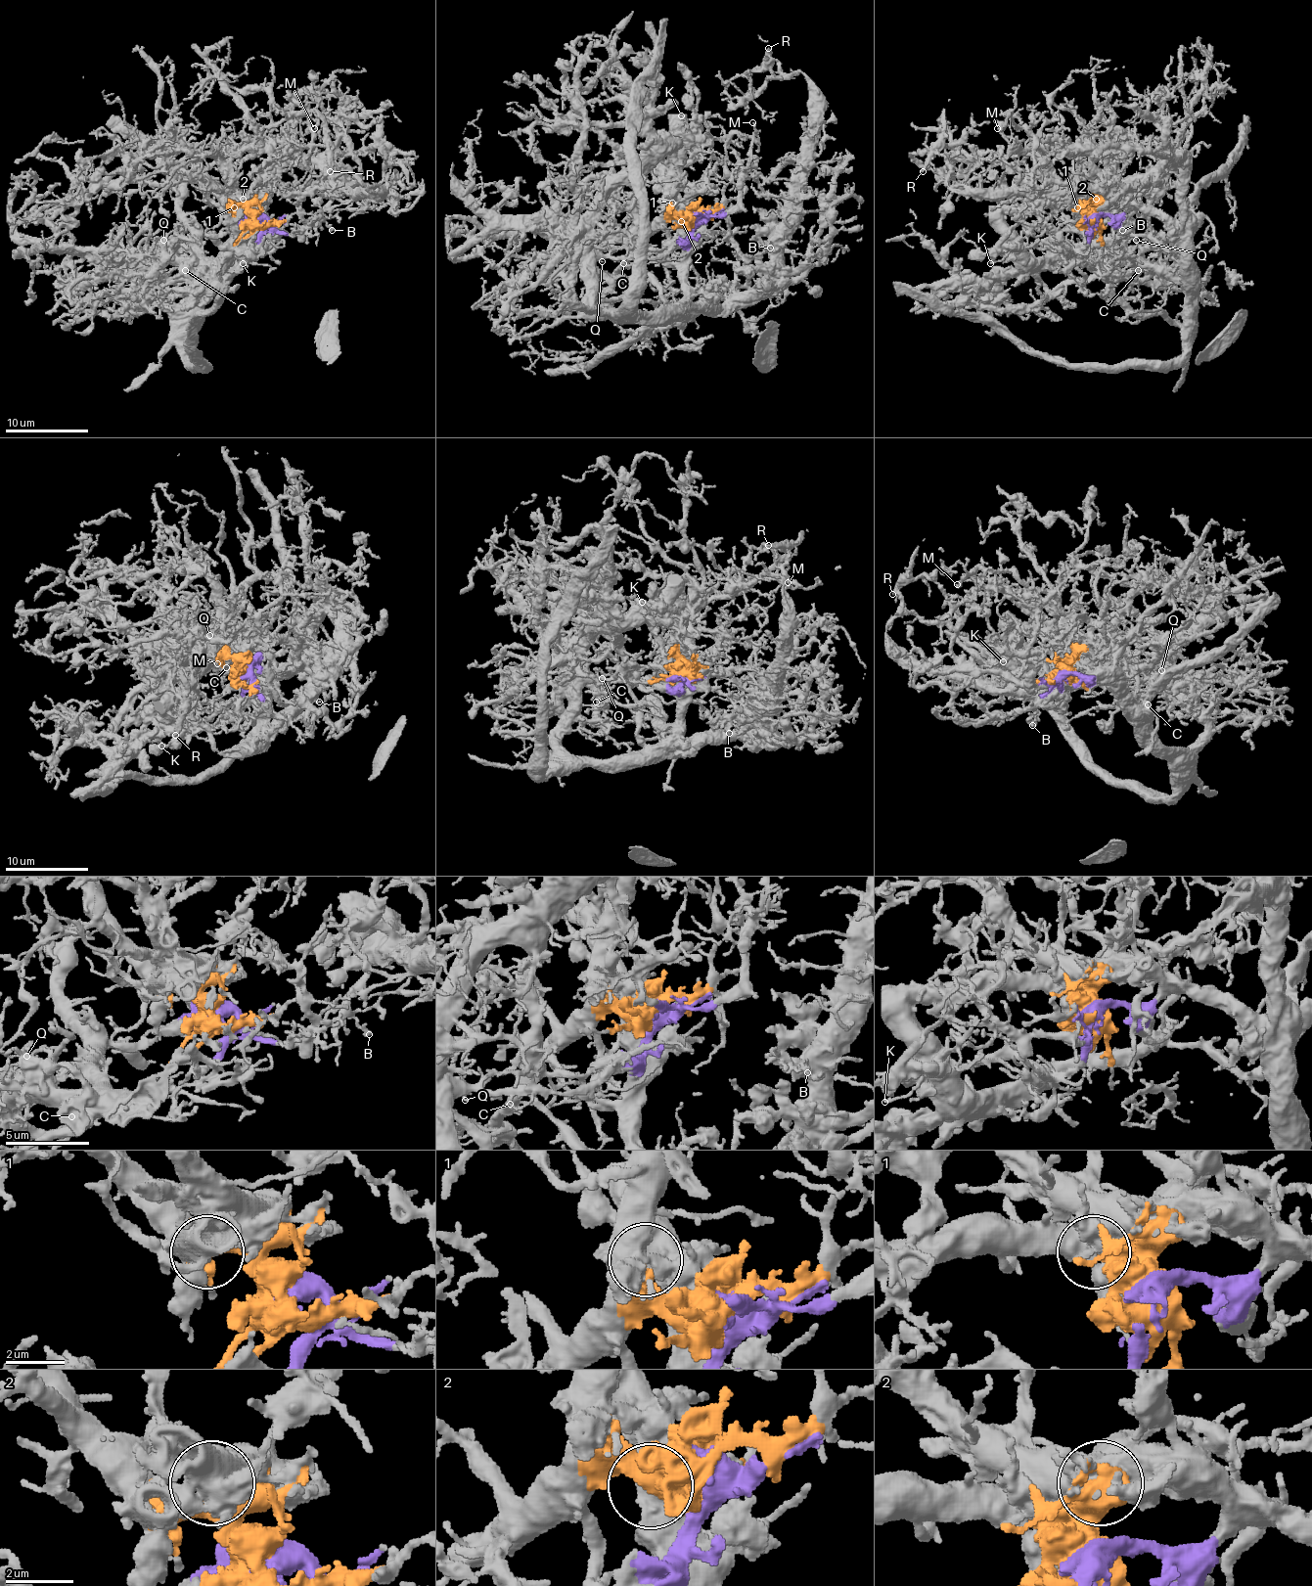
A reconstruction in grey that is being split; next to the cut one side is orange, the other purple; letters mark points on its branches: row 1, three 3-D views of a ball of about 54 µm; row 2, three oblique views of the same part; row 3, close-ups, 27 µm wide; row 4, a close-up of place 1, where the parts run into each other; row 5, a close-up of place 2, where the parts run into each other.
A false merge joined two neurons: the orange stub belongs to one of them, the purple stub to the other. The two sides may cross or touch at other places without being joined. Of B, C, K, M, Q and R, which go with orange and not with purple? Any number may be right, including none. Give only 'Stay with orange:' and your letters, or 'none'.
Stay with orange: K

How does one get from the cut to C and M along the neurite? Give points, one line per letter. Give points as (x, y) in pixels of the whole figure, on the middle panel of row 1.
C: (696, 219), (686, 259), (688, 293), (656, 322), (592, 313), (592, 273), (600, 259), (635, 259), (623, 263)
M: (696, 219), (688, 250), (681, 211), (666, 190), (669, 175), (704, 142), (750, 136), (752, 123)

